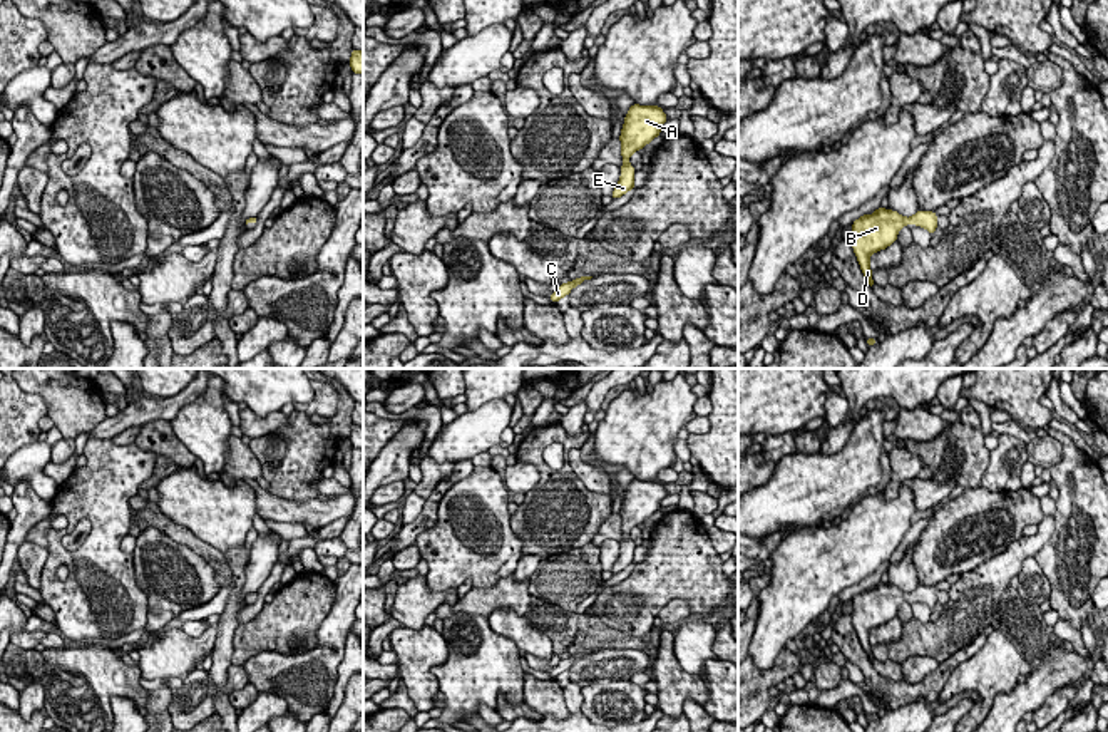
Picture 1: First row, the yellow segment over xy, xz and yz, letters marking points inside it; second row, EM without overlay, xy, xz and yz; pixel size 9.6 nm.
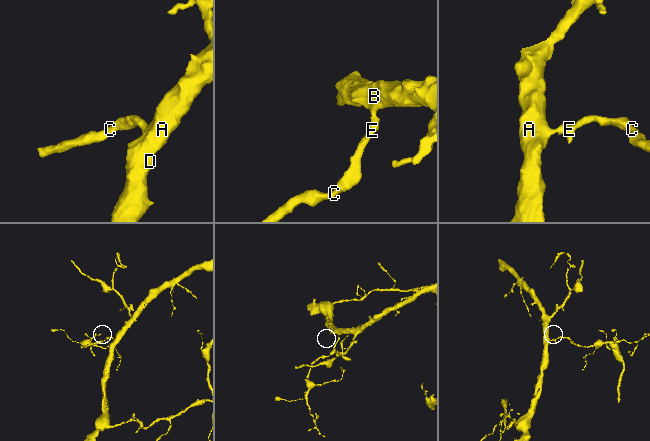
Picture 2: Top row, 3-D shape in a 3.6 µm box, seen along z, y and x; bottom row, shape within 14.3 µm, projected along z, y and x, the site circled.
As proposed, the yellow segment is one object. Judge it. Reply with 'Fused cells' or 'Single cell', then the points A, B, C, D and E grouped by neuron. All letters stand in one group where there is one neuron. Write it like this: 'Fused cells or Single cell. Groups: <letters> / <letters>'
Single cell. Groups: A B C D E

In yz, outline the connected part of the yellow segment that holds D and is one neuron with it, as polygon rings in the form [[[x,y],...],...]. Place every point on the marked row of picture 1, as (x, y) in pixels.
[[[879,206],[874,214],[864,214],[852,223],[852,248],[870,286],[874,285],[870,255],[897,241],[897,233],[909,223],[926,228],[932,236],[937,228],[937,214],[919,209],[914,216],[905,218]]]

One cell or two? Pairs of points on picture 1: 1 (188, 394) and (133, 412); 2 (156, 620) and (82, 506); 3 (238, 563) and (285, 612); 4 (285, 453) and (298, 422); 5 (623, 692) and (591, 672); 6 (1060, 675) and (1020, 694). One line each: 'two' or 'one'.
1: one
2: two
3: two
4: one
5: two
6: one

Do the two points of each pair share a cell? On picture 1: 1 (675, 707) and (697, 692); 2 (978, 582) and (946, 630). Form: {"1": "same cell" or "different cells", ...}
{"1": "same cell", "2": "same cell"}

